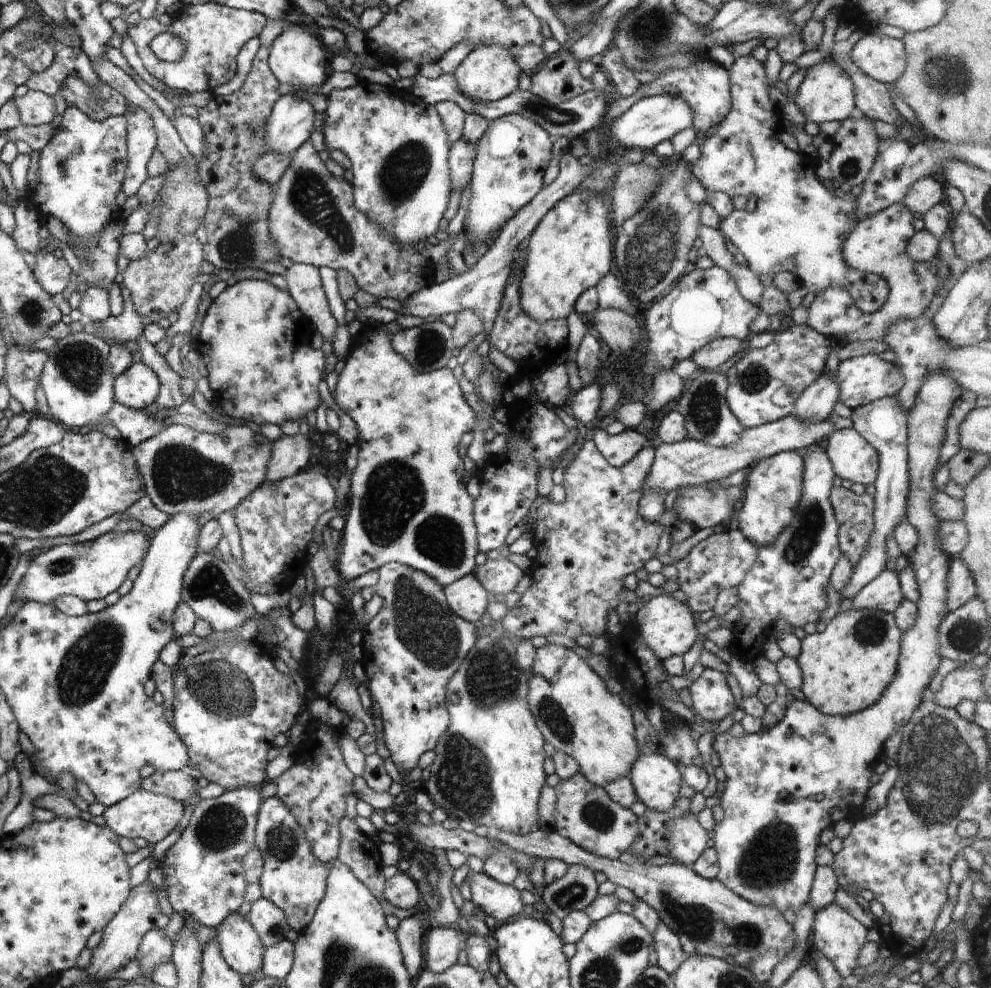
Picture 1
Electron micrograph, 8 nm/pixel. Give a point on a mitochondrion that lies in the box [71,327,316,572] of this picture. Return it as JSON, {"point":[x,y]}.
{"point":[182,474]}

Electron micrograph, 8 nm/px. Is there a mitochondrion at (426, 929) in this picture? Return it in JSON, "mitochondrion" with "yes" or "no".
{"mitochondrion":"no"}

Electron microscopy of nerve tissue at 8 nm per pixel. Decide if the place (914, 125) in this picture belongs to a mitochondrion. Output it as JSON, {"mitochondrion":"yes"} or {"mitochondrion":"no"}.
{"mitochondrion":"no"}

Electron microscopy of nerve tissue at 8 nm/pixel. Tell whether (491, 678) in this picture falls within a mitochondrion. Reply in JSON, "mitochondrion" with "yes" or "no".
{"mitochondrion":"yes"}

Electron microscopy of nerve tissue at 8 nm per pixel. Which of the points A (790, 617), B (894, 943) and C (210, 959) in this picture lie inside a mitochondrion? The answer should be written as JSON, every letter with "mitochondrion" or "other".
{"A":"other","B":"other","C":"other"}

